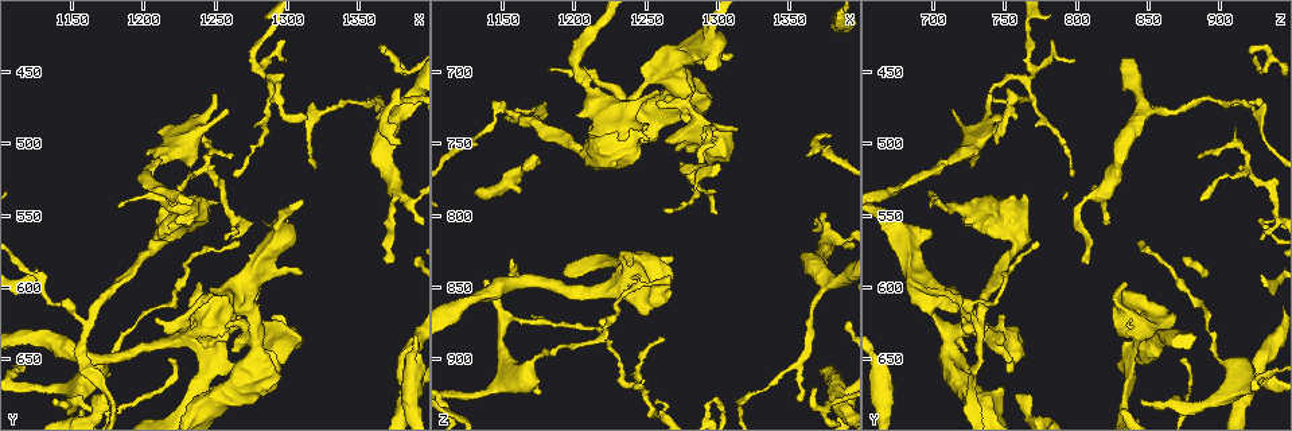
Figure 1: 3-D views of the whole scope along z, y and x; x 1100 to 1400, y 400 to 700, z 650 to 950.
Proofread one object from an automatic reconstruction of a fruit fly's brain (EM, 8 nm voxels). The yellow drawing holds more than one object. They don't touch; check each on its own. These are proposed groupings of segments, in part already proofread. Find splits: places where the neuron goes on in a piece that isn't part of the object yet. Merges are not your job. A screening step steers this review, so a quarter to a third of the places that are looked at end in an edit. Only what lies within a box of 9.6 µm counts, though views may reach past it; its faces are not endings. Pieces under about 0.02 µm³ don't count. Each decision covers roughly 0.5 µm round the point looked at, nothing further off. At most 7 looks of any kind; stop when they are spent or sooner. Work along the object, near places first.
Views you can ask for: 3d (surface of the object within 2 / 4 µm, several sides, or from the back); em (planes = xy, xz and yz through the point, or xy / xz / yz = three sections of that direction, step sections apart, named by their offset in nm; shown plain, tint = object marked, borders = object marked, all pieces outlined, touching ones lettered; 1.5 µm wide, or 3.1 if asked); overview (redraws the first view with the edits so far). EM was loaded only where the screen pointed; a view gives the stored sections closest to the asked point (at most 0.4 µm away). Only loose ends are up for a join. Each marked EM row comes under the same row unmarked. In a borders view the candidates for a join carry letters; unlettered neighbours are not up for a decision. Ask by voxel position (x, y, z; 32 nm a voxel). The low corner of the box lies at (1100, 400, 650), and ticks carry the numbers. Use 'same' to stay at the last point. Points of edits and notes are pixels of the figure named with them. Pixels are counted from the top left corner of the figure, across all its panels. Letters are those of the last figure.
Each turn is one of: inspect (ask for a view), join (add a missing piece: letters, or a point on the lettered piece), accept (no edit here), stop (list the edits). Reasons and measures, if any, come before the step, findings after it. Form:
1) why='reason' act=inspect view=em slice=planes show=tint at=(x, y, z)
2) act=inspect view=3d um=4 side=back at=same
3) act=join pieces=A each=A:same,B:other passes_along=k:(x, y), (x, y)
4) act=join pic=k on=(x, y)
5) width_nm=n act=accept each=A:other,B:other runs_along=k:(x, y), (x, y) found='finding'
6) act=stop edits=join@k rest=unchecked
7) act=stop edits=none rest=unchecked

why='branch stops here' act=inspect view=3d um=4 at=(1248, 464, 738)

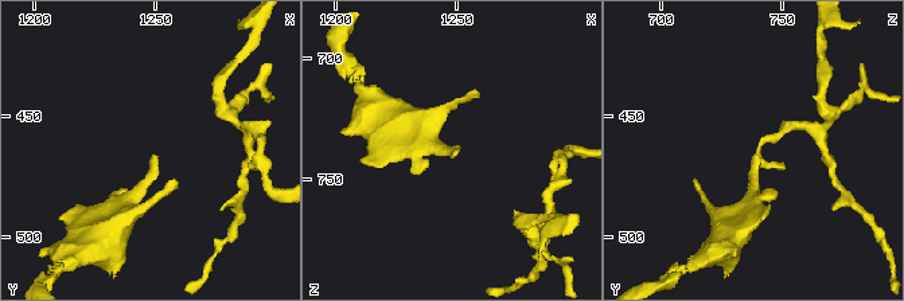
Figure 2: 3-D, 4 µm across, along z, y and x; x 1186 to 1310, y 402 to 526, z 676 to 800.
why='now the EM' act=inspect view=em slice=planes show=borders at=(1250, 465, 739)

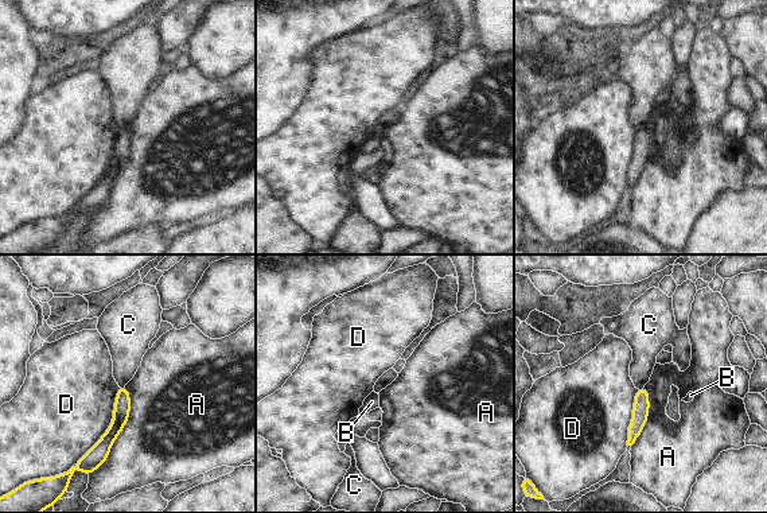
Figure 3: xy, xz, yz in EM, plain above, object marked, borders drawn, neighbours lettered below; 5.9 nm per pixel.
act=accept each=A:other,B:other,C:other,D:other runs_along=3:(121, 389), (120, 420), (98, 459) found='none of them fits'

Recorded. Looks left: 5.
act=inspect view=em slice=xy step=8 show=tint at=(1238, 596, 834)

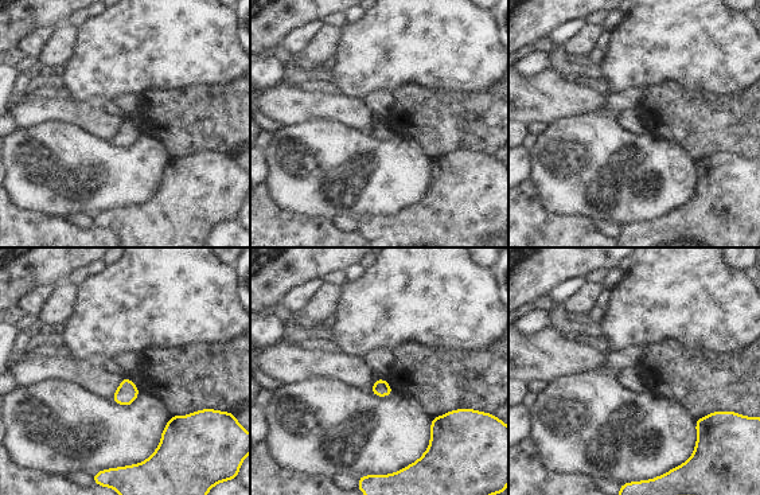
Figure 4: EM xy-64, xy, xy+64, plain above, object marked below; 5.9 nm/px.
why='cut it another way' act=inspect view=em slice=planes show=borders at=same

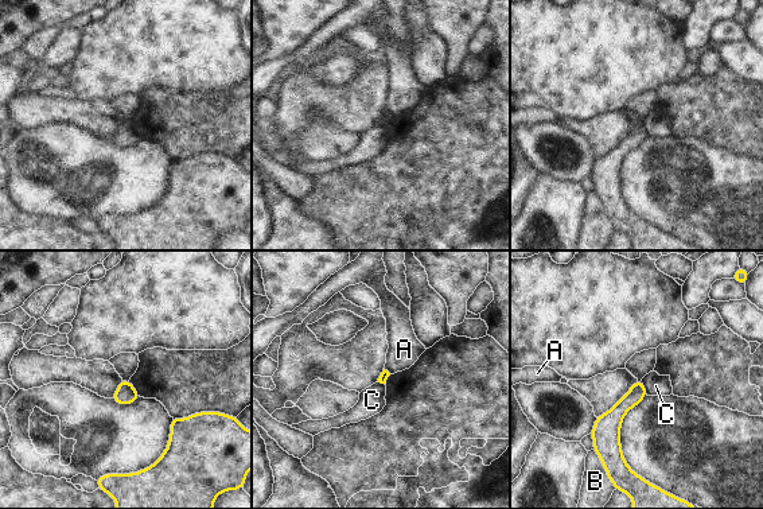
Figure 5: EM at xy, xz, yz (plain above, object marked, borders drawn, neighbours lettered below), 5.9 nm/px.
longest_contact=B:130nm act=accept each=A:other,B:other,C:other runs_along=5:(638, 384), (612, 419), (619, 458) found='none of them fits'

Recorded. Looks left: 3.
why='tapers out' act=inspect view=3d um=2 at=(1262, 506, 886)

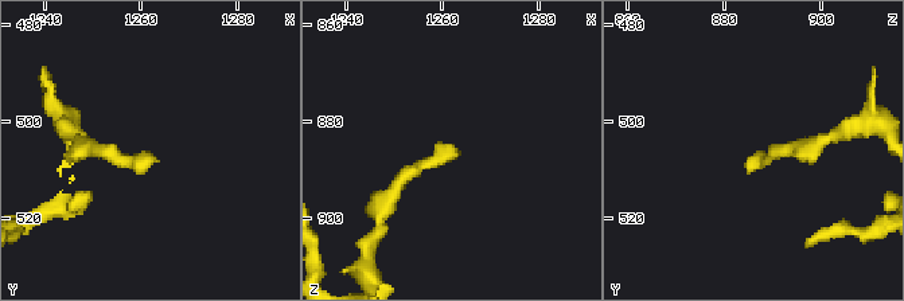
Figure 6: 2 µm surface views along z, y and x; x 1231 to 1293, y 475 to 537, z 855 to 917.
act=inspect view=em slice=planes show=borders at=(1263, 507, 887)

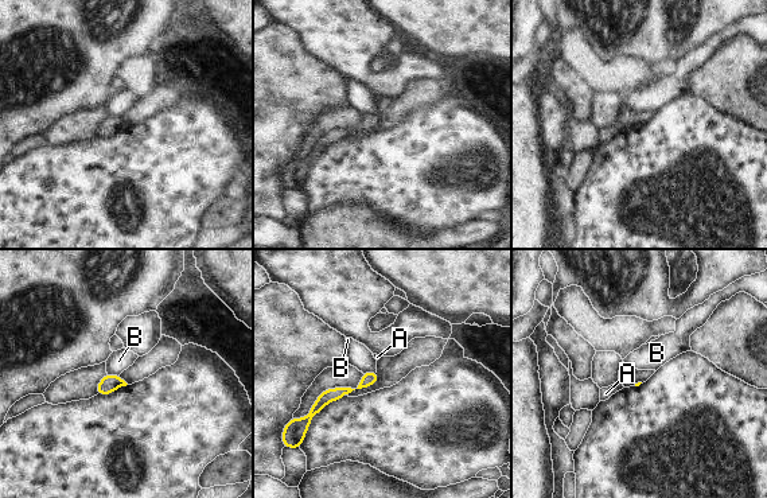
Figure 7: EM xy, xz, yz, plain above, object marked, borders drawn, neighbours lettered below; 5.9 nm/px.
act=accept each=A:other,B:other border=7:(376, 370), (362, 373) found='none of them fits'

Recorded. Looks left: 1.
act=stop edits=none rest=unchecked

